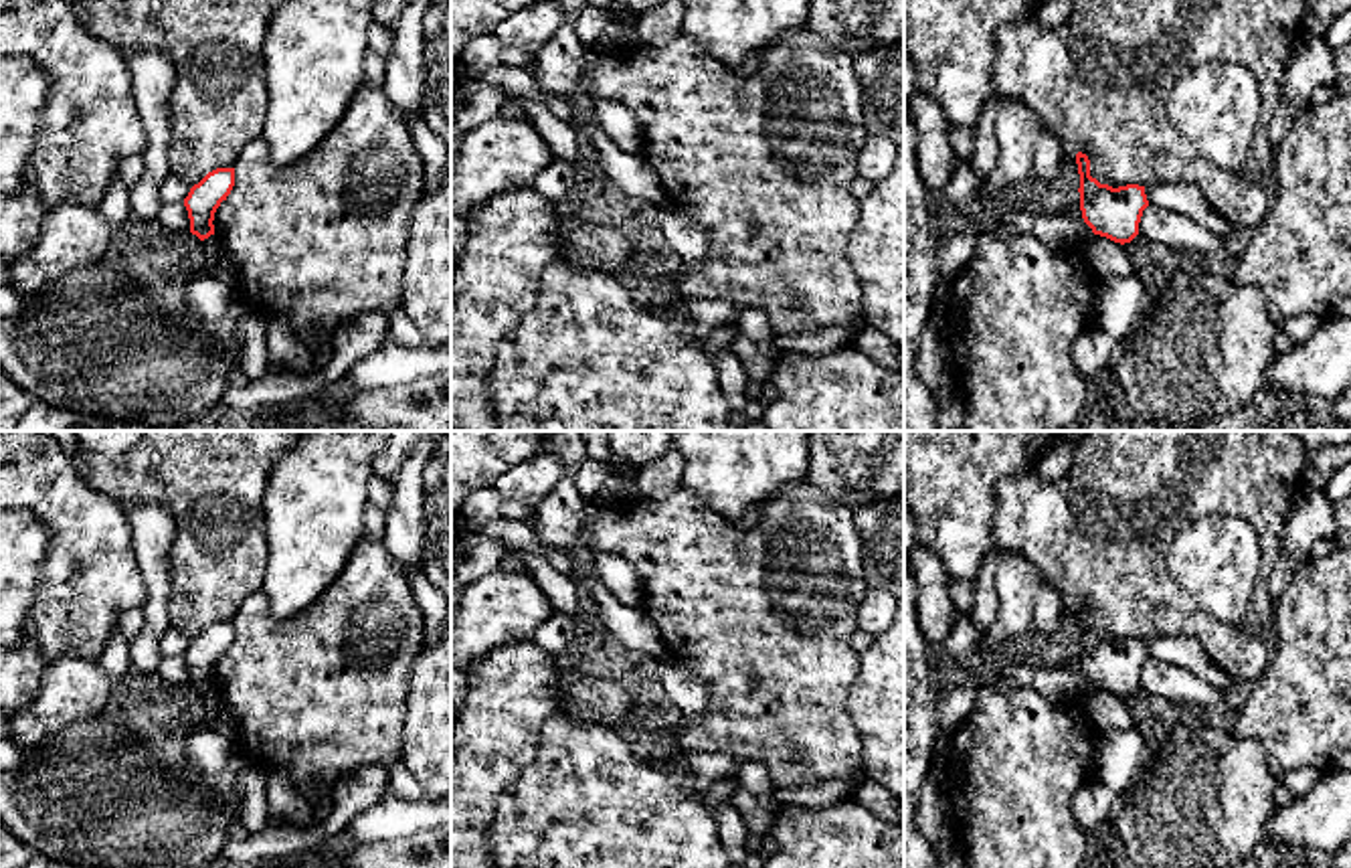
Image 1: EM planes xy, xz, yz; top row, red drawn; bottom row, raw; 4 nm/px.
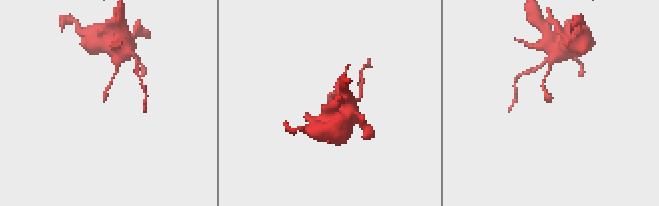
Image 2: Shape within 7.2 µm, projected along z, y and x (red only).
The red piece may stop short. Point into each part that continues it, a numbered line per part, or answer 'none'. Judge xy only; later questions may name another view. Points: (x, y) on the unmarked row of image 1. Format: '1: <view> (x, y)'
none

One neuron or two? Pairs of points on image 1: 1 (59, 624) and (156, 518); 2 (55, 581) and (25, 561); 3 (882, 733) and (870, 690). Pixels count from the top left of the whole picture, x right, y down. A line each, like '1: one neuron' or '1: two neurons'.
1: two neurons
2: two neurons
3: one neuron

